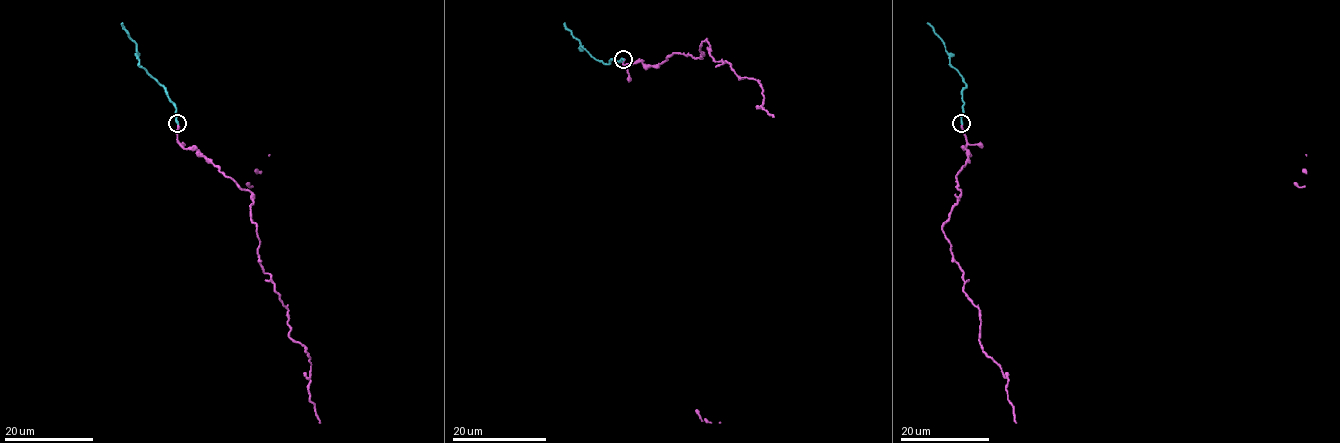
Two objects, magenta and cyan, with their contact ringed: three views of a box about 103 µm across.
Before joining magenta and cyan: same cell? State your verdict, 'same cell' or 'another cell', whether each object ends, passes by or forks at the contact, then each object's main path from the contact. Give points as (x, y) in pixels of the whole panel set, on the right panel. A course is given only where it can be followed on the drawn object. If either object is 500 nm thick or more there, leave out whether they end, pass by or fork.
same cell; magenta ends; cyan ends; course magenta (961, 123), (968, 160), (956, 176), (961, 193), (944, 237), (979, 310), (982, 350), (1007, 379), (1016, 423); course cyan (961, 123), (962, 90), (966, 83), (951, 65), (944, 43), (927, 23)

